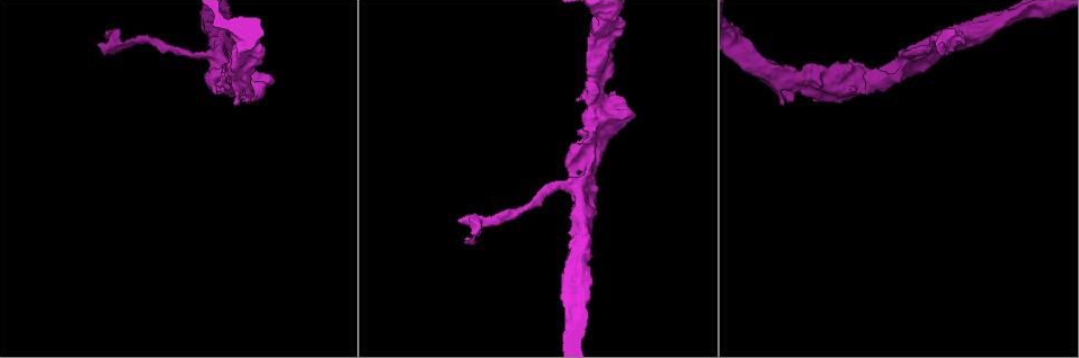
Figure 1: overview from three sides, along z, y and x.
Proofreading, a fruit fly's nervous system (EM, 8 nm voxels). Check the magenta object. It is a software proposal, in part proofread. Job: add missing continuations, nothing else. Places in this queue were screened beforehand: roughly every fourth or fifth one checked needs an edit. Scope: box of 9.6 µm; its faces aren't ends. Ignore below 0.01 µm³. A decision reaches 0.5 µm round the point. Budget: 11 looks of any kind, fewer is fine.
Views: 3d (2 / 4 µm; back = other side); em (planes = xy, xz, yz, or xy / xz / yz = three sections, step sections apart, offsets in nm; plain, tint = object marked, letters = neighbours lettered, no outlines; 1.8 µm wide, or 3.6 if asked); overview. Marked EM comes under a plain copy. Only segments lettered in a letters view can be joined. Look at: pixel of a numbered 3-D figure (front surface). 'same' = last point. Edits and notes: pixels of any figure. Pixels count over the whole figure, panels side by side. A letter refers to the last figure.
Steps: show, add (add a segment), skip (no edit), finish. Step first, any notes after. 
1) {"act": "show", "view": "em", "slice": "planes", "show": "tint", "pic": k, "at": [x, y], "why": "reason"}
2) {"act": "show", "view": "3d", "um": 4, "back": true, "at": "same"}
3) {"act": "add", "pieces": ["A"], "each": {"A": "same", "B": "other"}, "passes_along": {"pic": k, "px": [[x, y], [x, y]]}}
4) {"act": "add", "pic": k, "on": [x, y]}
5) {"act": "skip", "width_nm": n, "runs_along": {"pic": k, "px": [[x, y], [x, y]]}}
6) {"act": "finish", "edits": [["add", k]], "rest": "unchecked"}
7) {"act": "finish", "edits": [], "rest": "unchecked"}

{"act": "show", "view": "3d", "um": 2, "back": true, "pic": 1, "at": [965, 38], "why": "end of a long branch"}

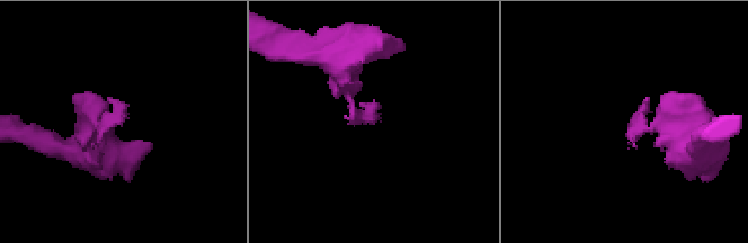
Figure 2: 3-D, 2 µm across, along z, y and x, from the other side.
{"act": "show", "view": "em", "slice": "planes", "show": "letters", "pic": 2, "at": [629, 124]}

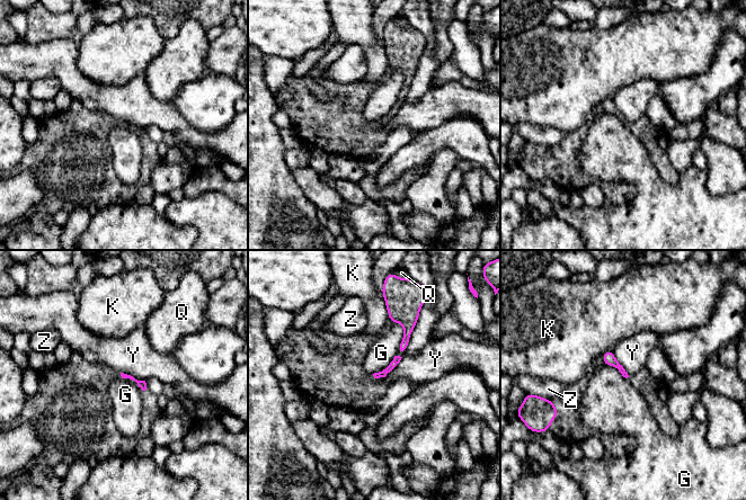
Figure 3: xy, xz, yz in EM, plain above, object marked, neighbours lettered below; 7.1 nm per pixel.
{"act": "skip", "each": {"G": "other", "K": "other", "Q": "other", "Y": "other", "Z": "other"}, "found": "none of them fits"}

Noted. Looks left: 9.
{"act": "show", "view": "3d", "um": 4, "pic": 1, "at": [901, 81], "why": "free end"}

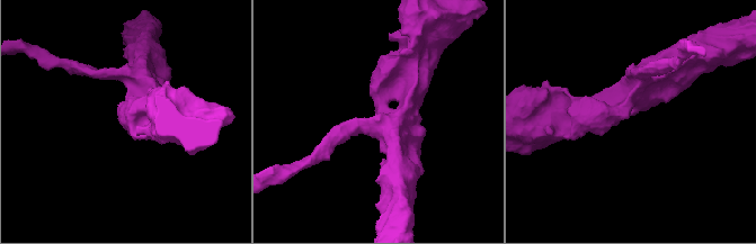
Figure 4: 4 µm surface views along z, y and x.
{"act": "show", "view": "em", "slice": "xy", "step": 8, "show": "tint", "pic": 4, "at": [628, 115], "why": "shape alone is not enough"}

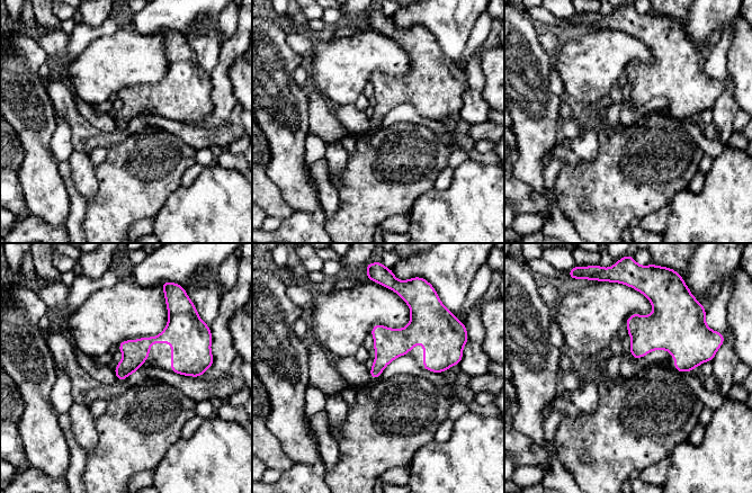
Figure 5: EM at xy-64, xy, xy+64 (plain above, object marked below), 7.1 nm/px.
{"act": "show", "view": "em", "slice": "planes", "show": "letters", "at": "same"}

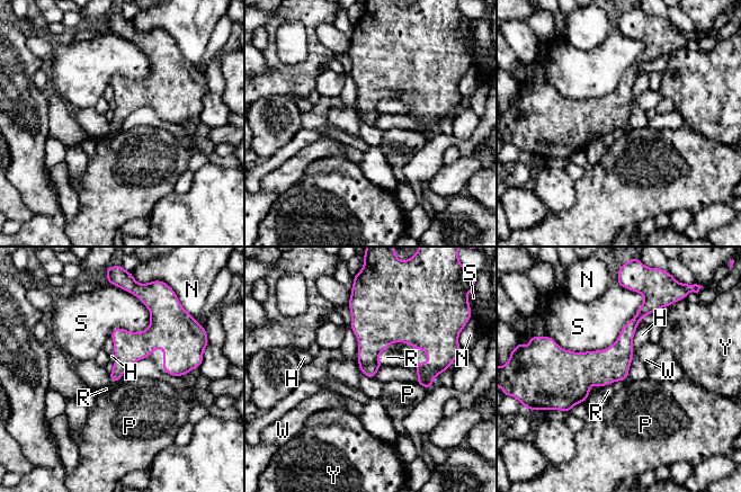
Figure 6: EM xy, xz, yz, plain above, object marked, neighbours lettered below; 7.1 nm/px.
{"act": "skip", "each": {"H": "other", "N": "other", "P": "other", "R": "other", "S": "other", "W": "other", "Y": "other"}, "found": "no lettered segment goes on from it"}

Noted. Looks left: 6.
{"act": "show", "view": "em", "um": 3.6, "slice": "xy", "step": 4, "show": "tint", "pic": 1, "at": [630, 121], "why": "free end"}

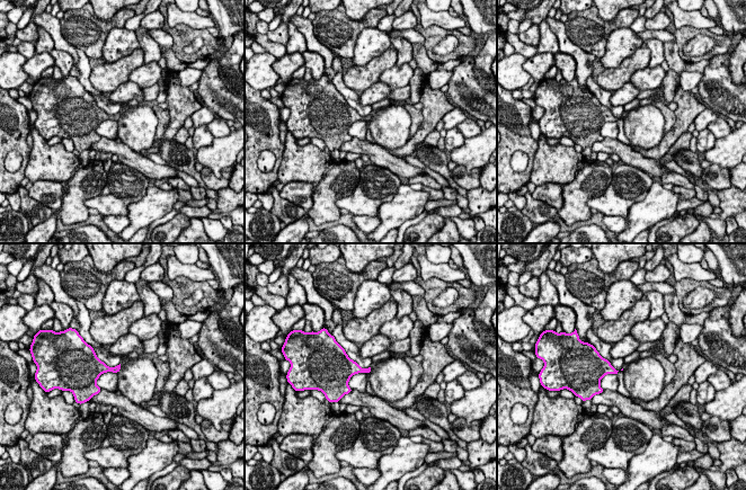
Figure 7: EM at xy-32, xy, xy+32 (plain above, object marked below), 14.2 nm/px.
{"act": "show", "view": "em", "um": 3.6, "slice": "planes", "show": "letters", "at": "same", "why": "another direction"}

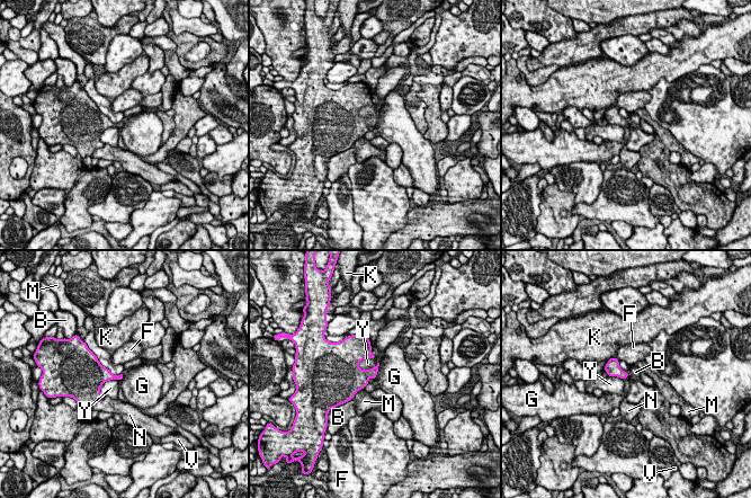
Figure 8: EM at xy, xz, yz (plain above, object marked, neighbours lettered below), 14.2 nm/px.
{"act": "skip", "longest_contact_nm": ["Y", 320], "each": {"B": "other", "F": "other", "G": "other", "K": "other", "M": "other", "N": "other", "V": "other", "Y": "other"}, "border": {"pic": 8, "px": [[380, 363], [374, 379]]}, "found": "none of them fits"}

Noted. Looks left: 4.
{"act": "show", "view": "em", "slice": "planes", "show": "letters", "pic": 1, "at": [788, 76], "why": "abrupt turn"}

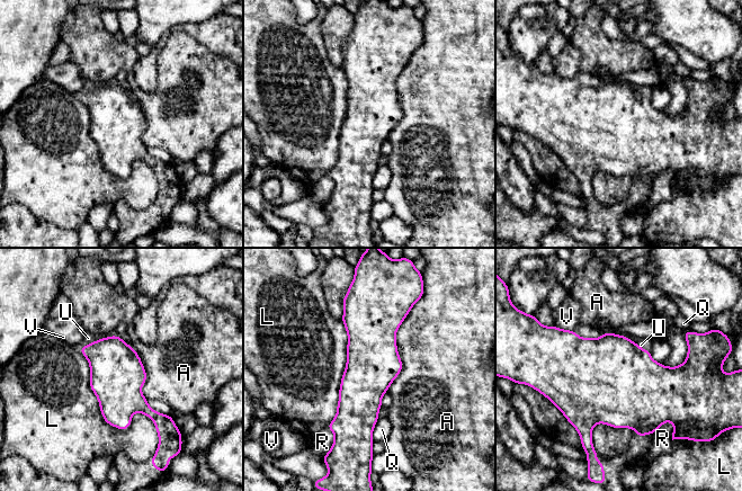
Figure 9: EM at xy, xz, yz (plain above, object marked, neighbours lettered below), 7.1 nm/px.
{"act": "add", "pieces": ["U"], "width_nm": 380, "each": {"A": "other", "L": "other", "Q": "other", "R": "other", "U": "same", "V": "other"}, "passes_along": {"pic": 9, "px": [[116, 368], [97, 340], [88, 338]]}, "found": "it goes on there"}

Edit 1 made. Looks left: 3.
{"act": "finish", "edits": [["add", 9]], "rest": "unchecked"}

